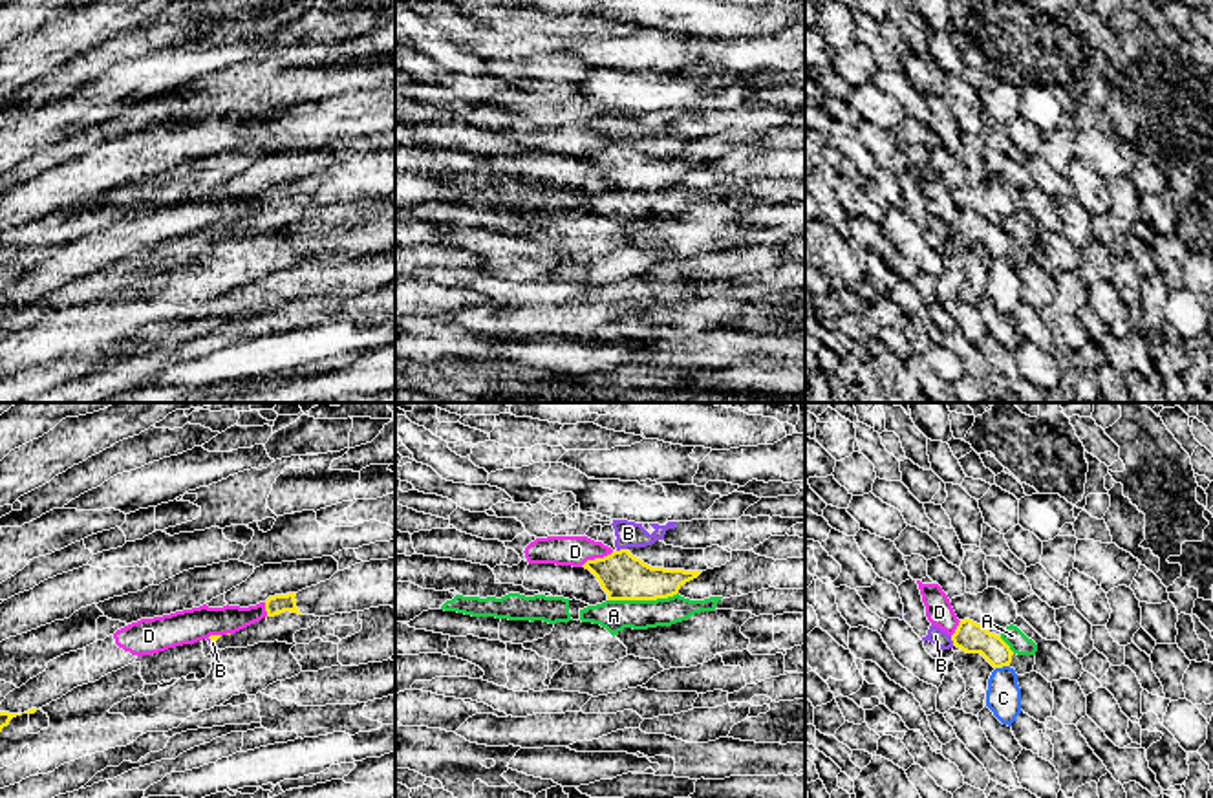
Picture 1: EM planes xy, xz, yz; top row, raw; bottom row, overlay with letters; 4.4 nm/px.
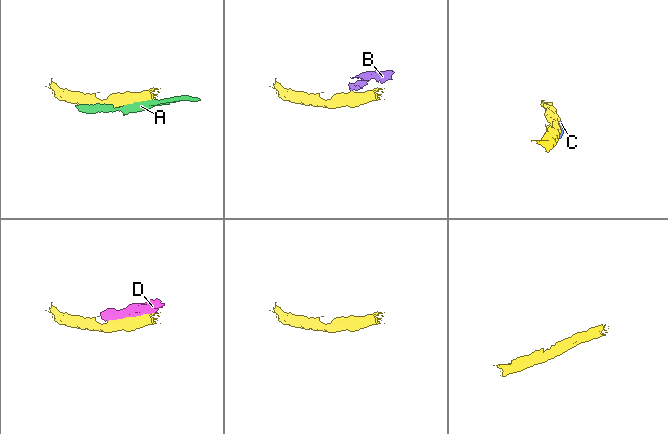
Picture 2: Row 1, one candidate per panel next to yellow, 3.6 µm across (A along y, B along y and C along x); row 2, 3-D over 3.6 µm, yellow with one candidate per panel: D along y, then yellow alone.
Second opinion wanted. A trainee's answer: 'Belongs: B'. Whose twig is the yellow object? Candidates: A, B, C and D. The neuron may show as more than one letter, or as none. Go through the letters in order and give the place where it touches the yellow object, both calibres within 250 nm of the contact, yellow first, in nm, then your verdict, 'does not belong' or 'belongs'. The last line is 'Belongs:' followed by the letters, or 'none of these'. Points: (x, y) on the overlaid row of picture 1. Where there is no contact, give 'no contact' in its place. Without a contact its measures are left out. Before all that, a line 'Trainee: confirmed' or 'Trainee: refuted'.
Trainee: refuted
A: meets yellow in xz at (643, 599); 200 nm thick on the yellow side, 140 nm on the other; does not belong
B: meets yellow in xz at (621, 549); 200 nm thick on the yellow side, 110 nm on the other; does not belong
C: meets yellow in yz at (1001, 667); 140 nm thick on the yellow side, 160 nm on the other; does not belong
D: meets yellow in xz at (597, 559); 200 nm thick on the yellow side, 130 nm on the other; does not belong
Belongs: none of these

